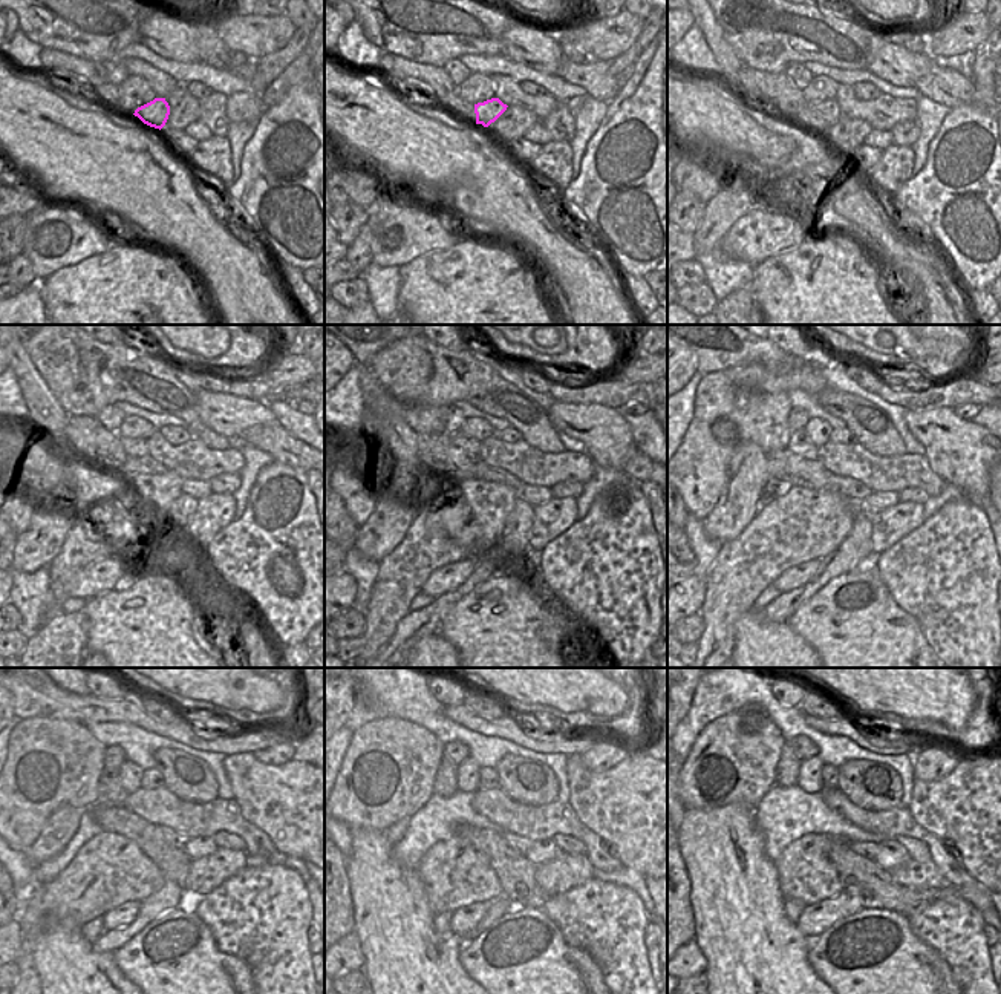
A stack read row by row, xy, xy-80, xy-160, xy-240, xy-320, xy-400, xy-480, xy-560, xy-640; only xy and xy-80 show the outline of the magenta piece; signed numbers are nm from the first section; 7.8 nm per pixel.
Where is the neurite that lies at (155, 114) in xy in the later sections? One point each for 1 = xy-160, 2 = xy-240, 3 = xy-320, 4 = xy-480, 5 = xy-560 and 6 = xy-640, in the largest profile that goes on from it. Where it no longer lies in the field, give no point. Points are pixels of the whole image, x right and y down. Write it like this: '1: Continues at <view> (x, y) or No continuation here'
1: Continues at xy-160 (828, 111)
2: Continues at xy-240 (130, 446)
3: Continues at xy-320 (472, 446)
4: Continues at xy-480 (110, 791)
5: Continues at xy-560 (446, 784)
6: Continues at xy-640 (787, 769)

